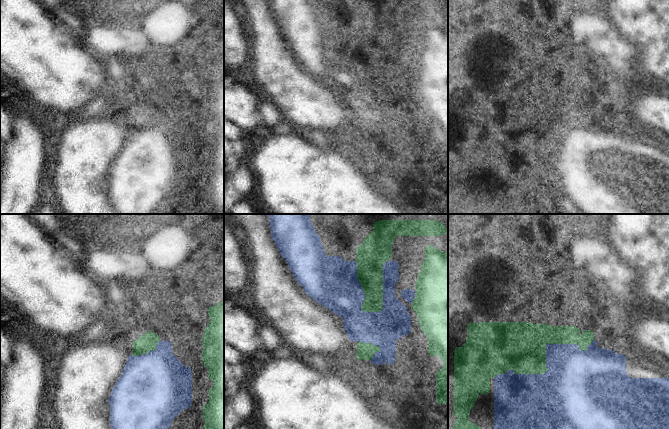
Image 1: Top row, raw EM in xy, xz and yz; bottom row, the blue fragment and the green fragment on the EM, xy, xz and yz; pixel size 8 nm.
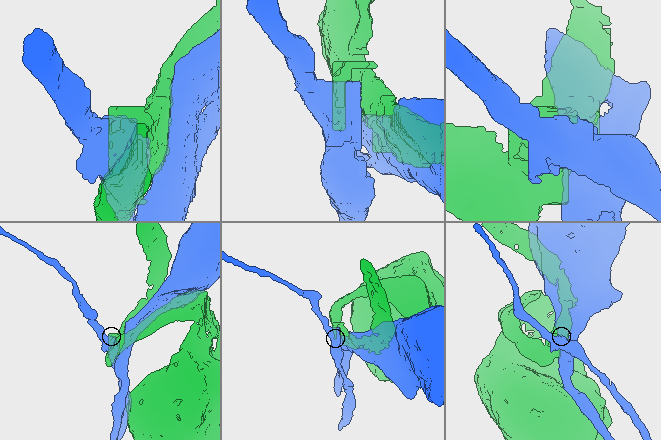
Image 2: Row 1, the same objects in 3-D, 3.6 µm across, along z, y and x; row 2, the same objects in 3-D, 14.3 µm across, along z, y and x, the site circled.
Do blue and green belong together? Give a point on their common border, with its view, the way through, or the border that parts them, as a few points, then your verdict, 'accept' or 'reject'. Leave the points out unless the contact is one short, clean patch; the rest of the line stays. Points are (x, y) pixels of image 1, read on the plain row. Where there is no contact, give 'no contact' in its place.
meets blue in yz at (546, 134); reject

